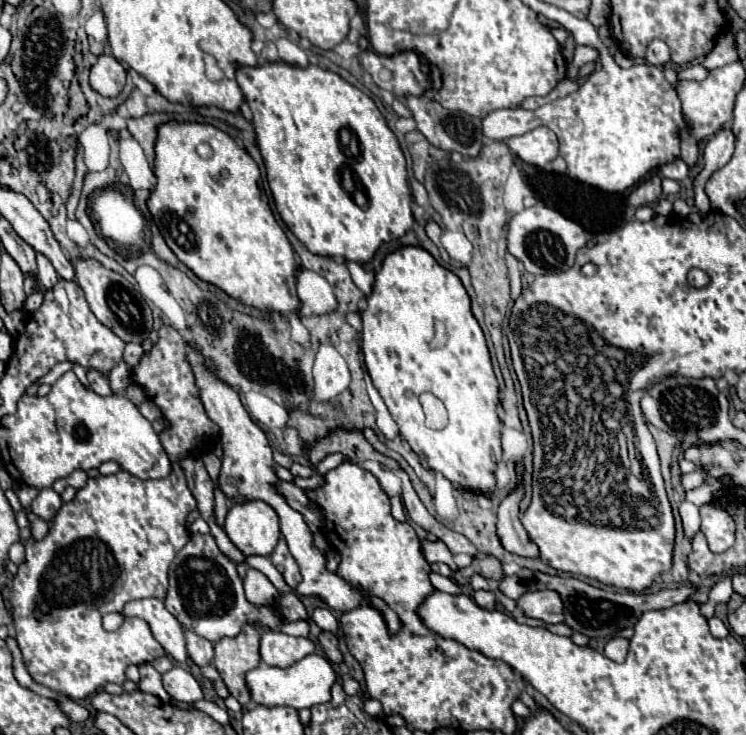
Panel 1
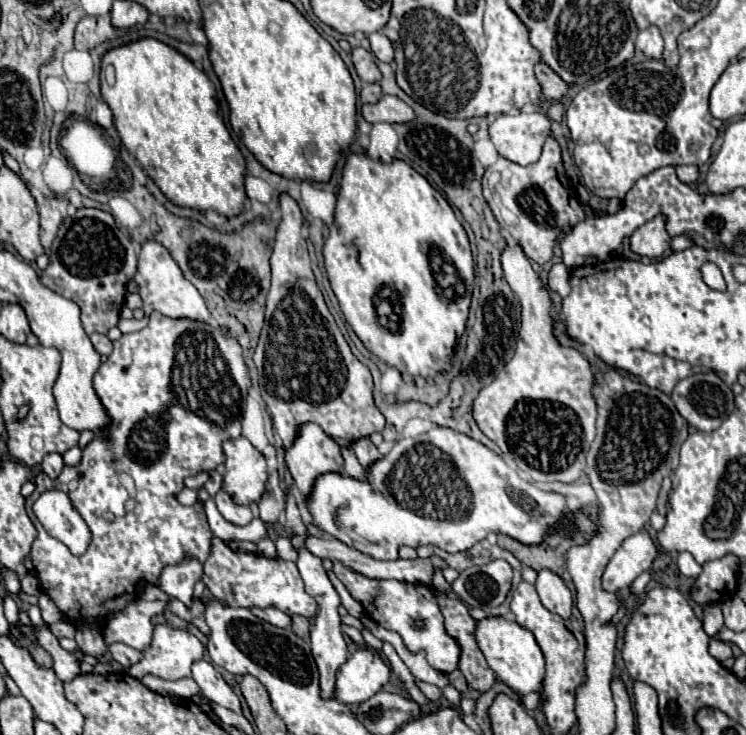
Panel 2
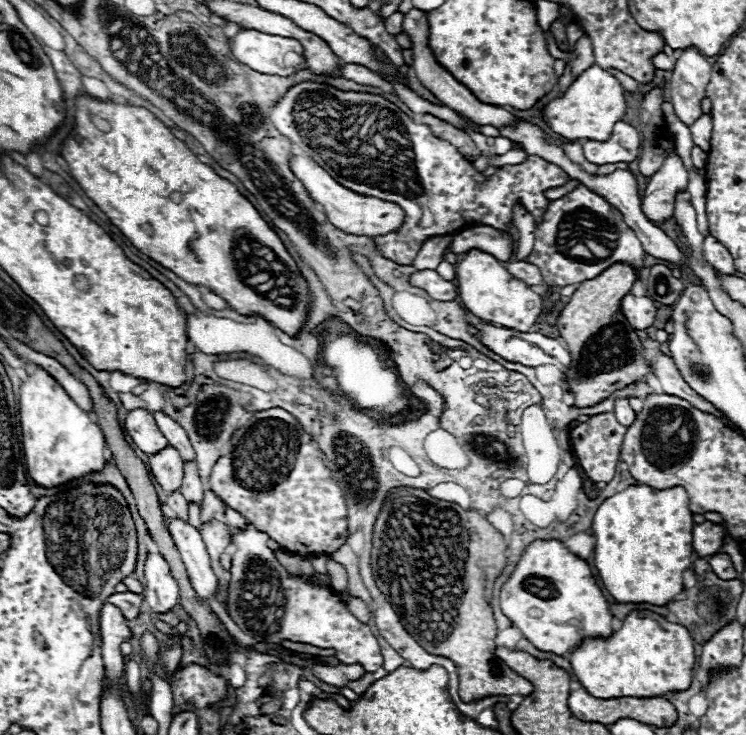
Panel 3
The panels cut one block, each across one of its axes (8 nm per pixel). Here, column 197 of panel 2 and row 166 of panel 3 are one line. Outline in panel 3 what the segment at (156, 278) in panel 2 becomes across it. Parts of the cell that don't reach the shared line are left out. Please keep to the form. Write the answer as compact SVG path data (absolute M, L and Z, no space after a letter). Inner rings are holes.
M292 154L288 164L292 166L292 174L296 174L296 178L308 190L308 196L316 204L322 204L326 218L338 230L344 230L346 234L354 234L354 236L376 236L376 234L388 234L388 232L396 230L402 224L404 212L396 204L384 202L380 198L360 196L360 194L340 186L322 166L312 162L312 158L306 158L306 156L300 156L300 154Z

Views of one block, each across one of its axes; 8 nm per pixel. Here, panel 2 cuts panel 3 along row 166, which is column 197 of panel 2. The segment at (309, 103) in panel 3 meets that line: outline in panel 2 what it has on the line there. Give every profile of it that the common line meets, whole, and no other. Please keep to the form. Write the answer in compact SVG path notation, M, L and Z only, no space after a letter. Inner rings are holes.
M152 312L142 330L122 334L122 338L114 342L108 362L104 362L94 376L94 390L110 416L110 424L94 434L94 440L84 448L78 466L64 466L56 480L40 472L34 478L34 492L26 498L26 512L32 516L32 504L42 492L52 488L62 490L90 526L92 540L82 556L72 556L62 542L56 542L46 532L38 532L30 550L38 580L42 576L42 592L56 602L68 622L102 626L106 616L122 612L138 598L138 586L148 582L158 584L164 566L180 564L190 556L206 562L210 556L212 532L206 522L204 506L202 502L196 502L186 508L176 500L176 494L184 488L184 478L224 464L222 442L240 438L242 434L242 412L248 386L250 378L238 342L212 322L196 324L192 320L172 320L160 312ZM120 472L126 472L134 480L134 494L118 480ZM104 514L112 514L112 520L106 520Z

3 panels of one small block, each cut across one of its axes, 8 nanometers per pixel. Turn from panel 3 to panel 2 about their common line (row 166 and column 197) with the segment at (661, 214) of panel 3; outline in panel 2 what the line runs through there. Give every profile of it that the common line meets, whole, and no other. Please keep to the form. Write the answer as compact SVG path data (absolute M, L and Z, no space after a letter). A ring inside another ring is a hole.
M206 660L194 662L192 664L192 678L200 686L200 692L208 700L212 700L224 708L230 708L234 712L242 712L238 696L232 692L232 688L224 682L220 672L210 662L206 662Z

